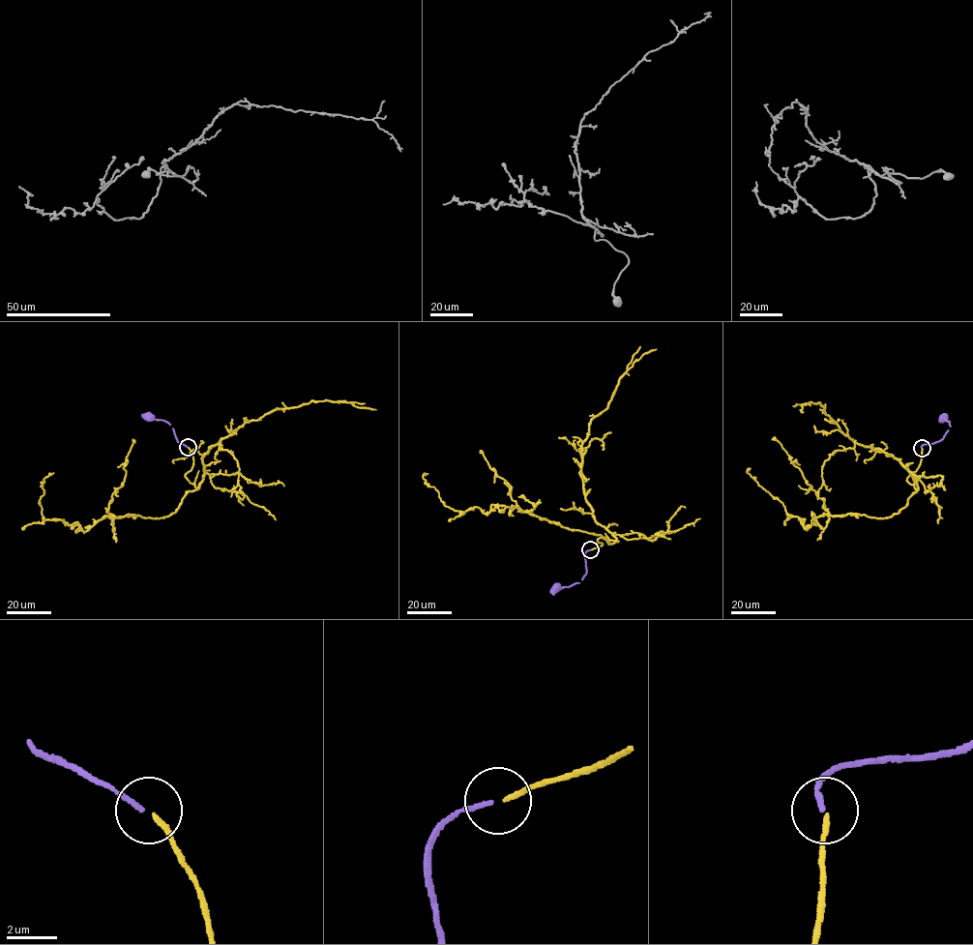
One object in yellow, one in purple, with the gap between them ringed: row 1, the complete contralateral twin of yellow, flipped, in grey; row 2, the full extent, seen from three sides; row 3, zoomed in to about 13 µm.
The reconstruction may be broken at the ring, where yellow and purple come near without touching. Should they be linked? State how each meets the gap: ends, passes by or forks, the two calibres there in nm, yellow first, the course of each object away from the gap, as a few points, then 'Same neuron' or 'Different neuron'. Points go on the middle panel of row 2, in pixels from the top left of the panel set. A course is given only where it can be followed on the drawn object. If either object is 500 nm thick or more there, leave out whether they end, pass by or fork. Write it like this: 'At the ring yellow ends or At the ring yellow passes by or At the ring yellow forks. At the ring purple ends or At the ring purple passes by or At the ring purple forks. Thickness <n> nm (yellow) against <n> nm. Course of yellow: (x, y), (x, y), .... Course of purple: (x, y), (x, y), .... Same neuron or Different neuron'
At the ring yellow ends. At the ring purple ends. Thickness 190 nm (yellow) against 180 nm. Course of yellow: (591, 549), (603, 545), (598, 540), (616, 541), (512, 505), (457, 511), (423, 478), (427, 474). Course of purple: (590, 549), (585, 553), (586, 572), (579, 582), (556, 587). Same neuron

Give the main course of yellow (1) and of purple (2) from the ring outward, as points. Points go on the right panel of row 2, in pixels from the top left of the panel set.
1: (922, 448), (919, 467), (907, 478), (915, 492), (899, 513), (882, 518), (823, 515), (806, 529), (750, 468)
2: (922, 448), (923, 445), (940, 440), (948, 429), (949, 421), (943, 418)

